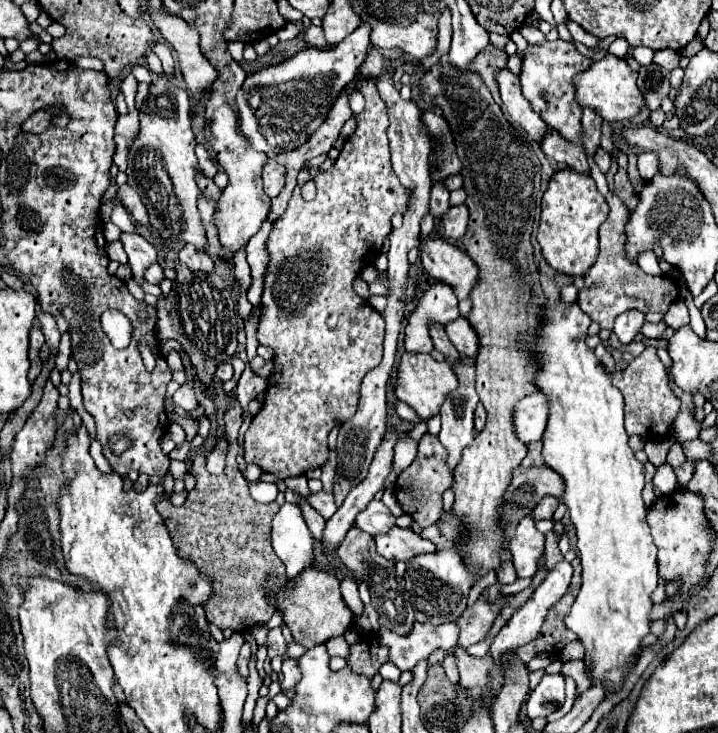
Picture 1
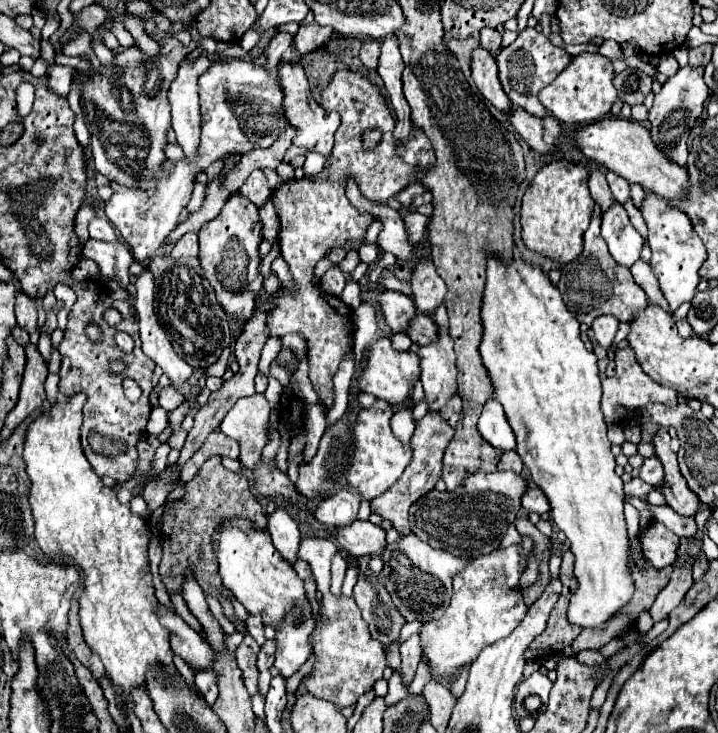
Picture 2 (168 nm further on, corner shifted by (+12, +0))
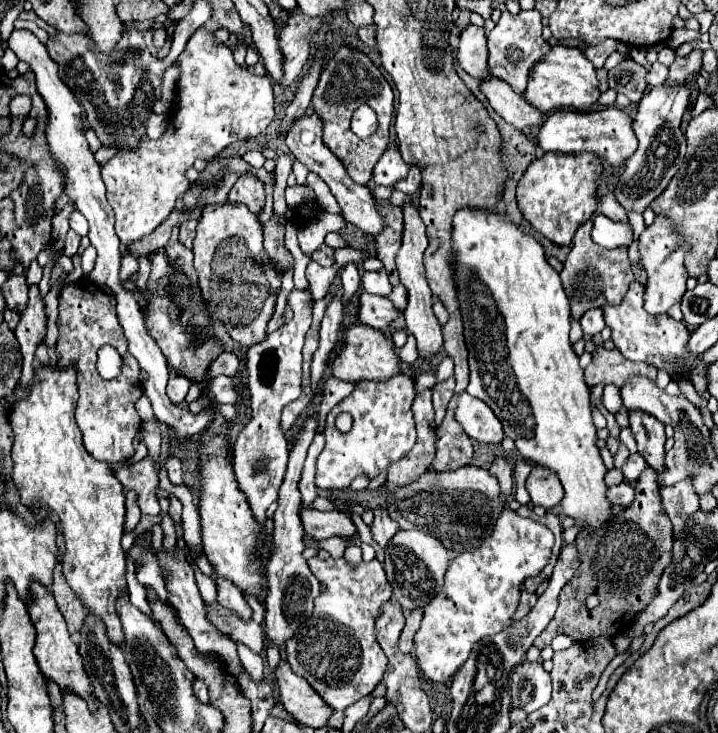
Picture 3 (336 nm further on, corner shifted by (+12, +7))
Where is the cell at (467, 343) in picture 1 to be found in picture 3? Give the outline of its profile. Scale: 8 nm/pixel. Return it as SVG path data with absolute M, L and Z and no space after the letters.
M362 292L358 296L358 300L360 300L358 302L358 320L376 330L384 330L394 318L400 316L400 312L392 306L392 302L388 298Z

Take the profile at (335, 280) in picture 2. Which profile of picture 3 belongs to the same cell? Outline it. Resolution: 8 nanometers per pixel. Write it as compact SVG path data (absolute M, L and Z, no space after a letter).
M322 244L314 254L312 254L312 260L316 260L320 266L332 266L334 262L334 250L328 248L326 244Z

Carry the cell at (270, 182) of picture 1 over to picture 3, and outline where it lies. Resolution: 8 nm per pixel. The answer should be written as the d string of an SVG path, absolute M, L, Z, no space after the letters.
M244 174L232 186L228 194L228 202L246 204L250 212L258 214L264 208L264 184L254 174Z

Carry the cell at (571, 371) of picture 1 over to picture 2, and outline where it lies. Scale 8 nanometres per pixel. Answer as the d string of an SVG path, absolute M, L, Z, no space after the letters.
M490 259L486 275L482 305L484 337L480 343L480 355L496 387L492 399L502 403L516 435L516 451L524 465L530 467L530 479L548 497L556 527L566 533L572 545L570 551L576 557L574 575L578 579L578 589L570 597L568 623L582 629L602 627L632 599L634 577L628 561L630 541L624 521L624 483L614 471L616 457L610 451L612 443L606 437L608 425L600 409L602 381L598 357L584 347L580 339L580 323L568 311L560 291L540 267L520 259L514 259L504 267L500 261Z

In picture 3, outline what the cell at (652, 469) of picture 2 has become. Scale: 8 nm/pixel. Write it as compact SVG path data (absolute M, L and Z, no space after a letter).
M630 454L628 460L626 460L624 466L622 466L622 474L624 474L624 478L626 478L628 482L636 482L638 476L642 474L642 470L644 470L646 466L648 466L648 464L646 464L646 460L644 460L640 454Z

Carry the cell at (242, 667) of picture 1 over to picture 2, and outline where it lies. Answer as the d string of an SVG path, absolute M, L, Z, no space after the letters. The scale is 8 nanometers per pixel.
M210 667L208 671L198 671L196 673L196 685L204 693L206 703L212 705L218 697L218 673L214 671L214 667Z

